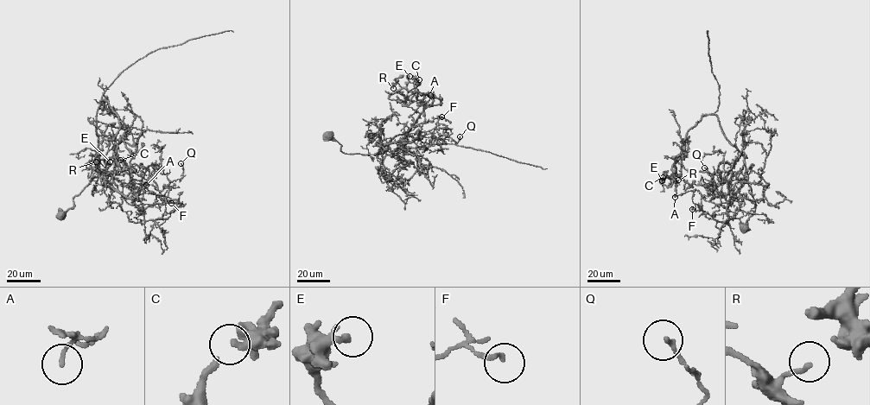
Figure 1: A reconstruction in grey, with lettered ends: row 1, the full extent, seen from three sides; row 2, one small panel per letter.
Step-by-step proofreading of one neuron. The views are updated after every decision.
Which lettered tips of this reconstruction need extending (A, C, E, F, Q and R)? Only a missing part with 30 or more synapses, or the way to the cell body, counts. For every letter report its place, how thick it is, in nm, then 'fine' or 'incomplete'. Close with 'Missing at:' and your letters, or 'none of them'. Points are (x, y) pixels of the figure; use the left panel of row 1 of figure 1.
A: (146, 185) | 140 nm | fine
C: (120, 160) | 300 nm | fine
E: (110, 161) | 280 nm | fine
F: (171, 203) | 160 nm | fine
Q: (180, 163) | 140 nm | fine
R: (96, 161) | 180 nm | fine
Missing at: none of them

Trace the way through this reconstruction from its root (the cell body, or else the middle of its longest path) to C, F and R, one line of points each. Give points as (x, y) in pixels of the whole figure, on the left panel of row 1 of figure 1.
C: (62, 214), (104, 174), (95, 129), (102, 100), (120, 126), (117, 153), (108, 157), (120, 160)
F: (62, 214), (73, 206), (73, 197), (103, 174), (139, 208), (171, 203)
R: (62, 214), (104, 174), (95, 129), (104, 99), (118, 119), (117, 149), (96, 161)

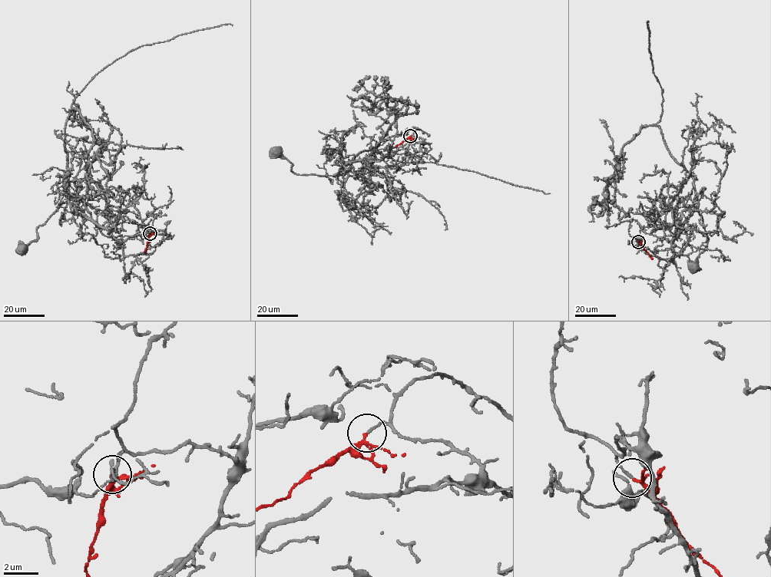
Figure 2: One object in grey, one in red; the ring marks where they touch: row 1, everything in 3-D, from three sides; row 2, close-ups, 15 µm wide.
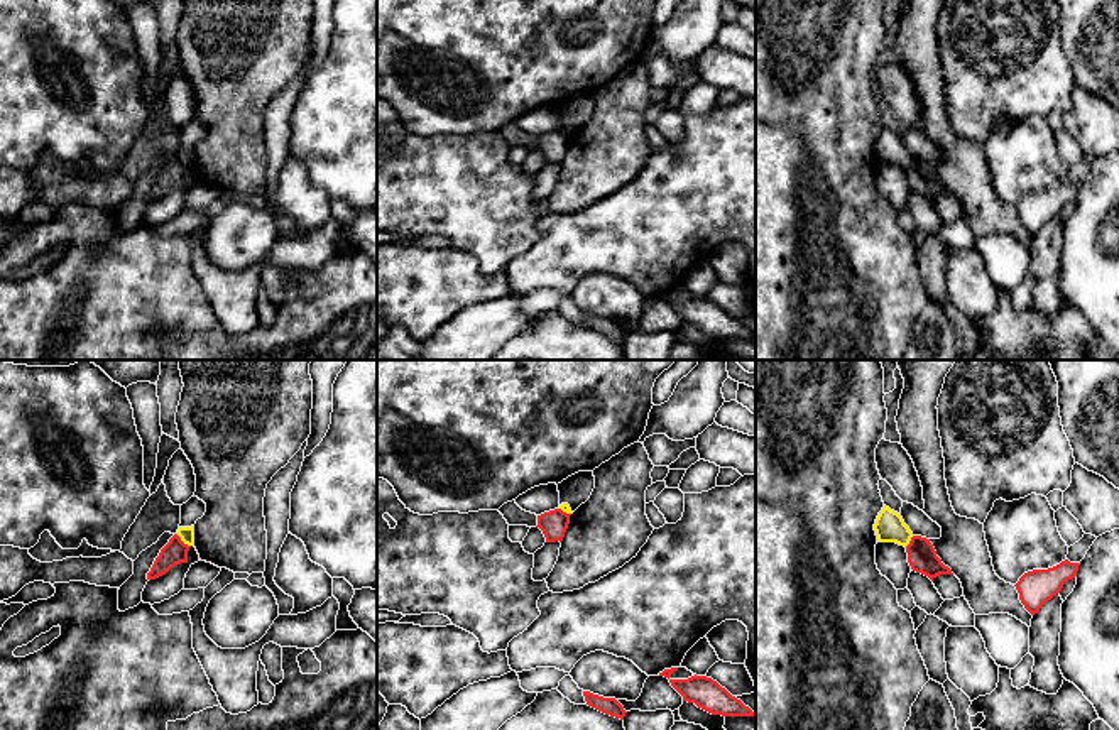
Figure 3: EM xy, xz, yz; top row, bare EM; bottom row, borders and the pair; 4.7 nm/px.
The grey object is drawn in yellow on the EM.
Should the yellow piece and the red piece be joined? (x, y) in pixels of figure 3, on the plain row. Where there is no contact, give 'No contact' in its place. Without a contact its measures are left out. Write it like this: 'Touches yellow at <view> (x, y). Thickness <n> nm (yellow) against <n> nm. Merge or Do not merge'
Touches yellow at xy (183, 163). Thickness 70 nm (yellow) against 110 nm. Do not merge

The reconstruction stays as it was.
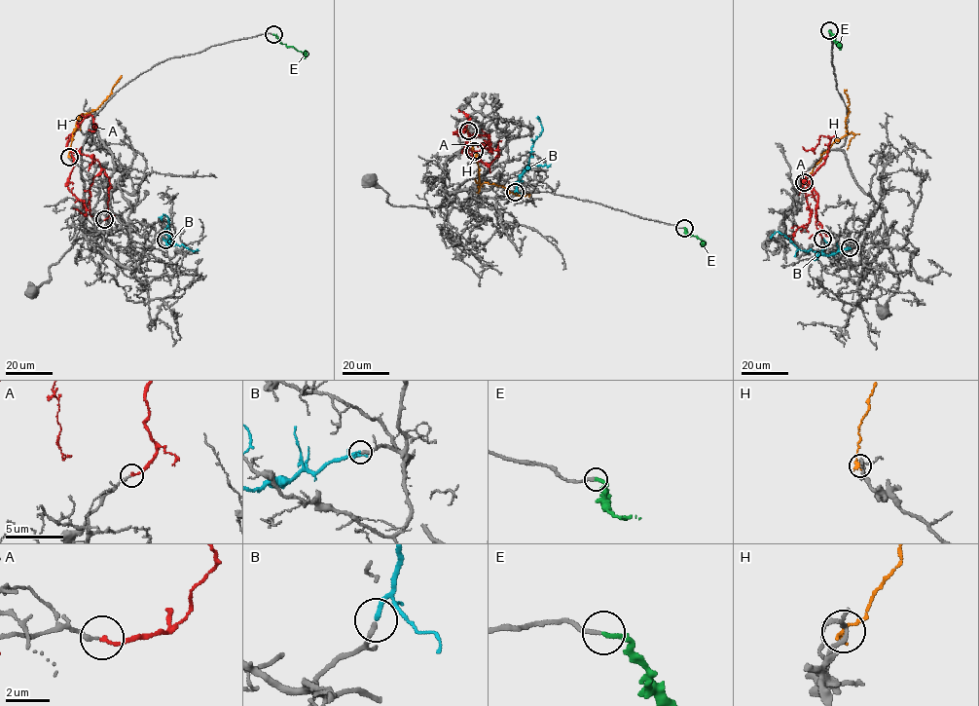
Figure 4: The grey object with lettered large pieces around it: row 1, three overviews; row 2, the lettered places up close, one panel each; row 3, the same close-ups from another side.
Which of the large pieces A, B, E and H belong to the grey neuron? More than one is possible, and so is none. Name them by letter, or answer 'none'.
B, E

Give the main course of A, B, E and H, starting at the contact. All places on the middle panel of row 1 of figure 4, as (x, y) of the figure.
A: (474, 151), (492, 153), (487, 135), (454, 132), (468, 120), (458, 109)
B: (514, 192), (527, 167), (534, 140), (542, 130), (538, 117)
E: (684, 228), (688, 235), (703, 241), (703, 245), (701, 242)
H: (468, 130), (476, 152), (479, 182), (495, 184), (517, 195), (528, 194), (528, 197)

